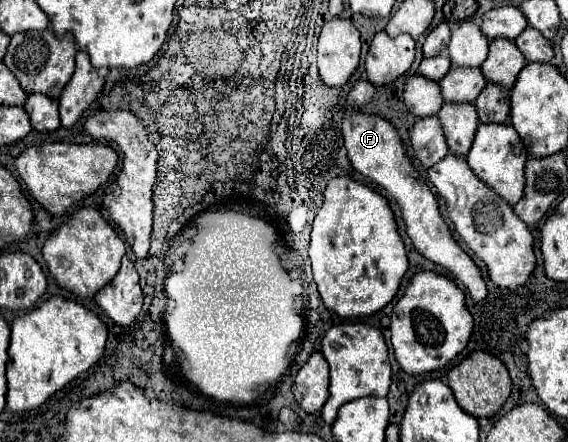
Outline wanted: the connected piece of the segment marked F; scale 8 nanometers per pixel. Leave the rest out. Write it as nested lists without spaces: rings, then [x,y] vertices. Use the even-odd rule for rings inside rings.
[[[356,113],[342,121],[342,137],[344,137],[344,145],[348,149],[348,159],[350,159],[352,167],[358,173],[362,173],[364,177],[368,177],[372,183],[386,189],[396,199],[396,203],[402,211],[402,219],[406,223],[406,233],[412,239],[414,249],[420,255],[424,255],[426,259],[434,261],[436,265],[442,265],[458,281],[462,281],[474,303],[482,301],[486,297],[486,285],[480,277],[480,271],[478,271],[476,263],[460,249],[460,245],[450,235],[448,225],[440,217],[436,197],[432,195],[430,187],[424,181],[420,181],[418,171],[412,167],[410,159],[404,153],[404,145],[400,141],[396,129],[378,115]]]

